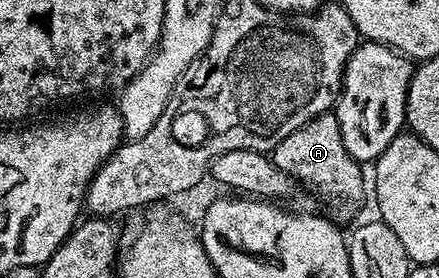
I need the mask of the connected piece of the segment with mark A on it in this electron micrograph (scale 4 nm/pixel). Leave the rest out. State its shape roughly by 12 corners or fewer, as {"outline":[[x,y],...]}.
{"outline":[[334,112],[270,151],[336,219],[363,198],[364,167],[345,152]]}

